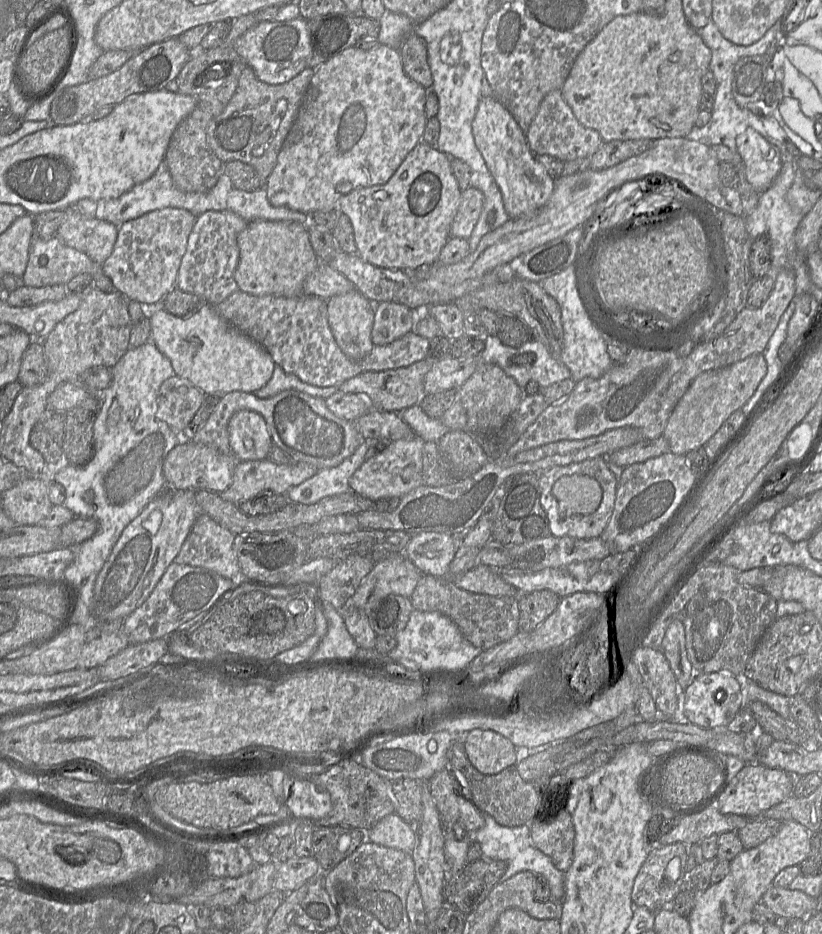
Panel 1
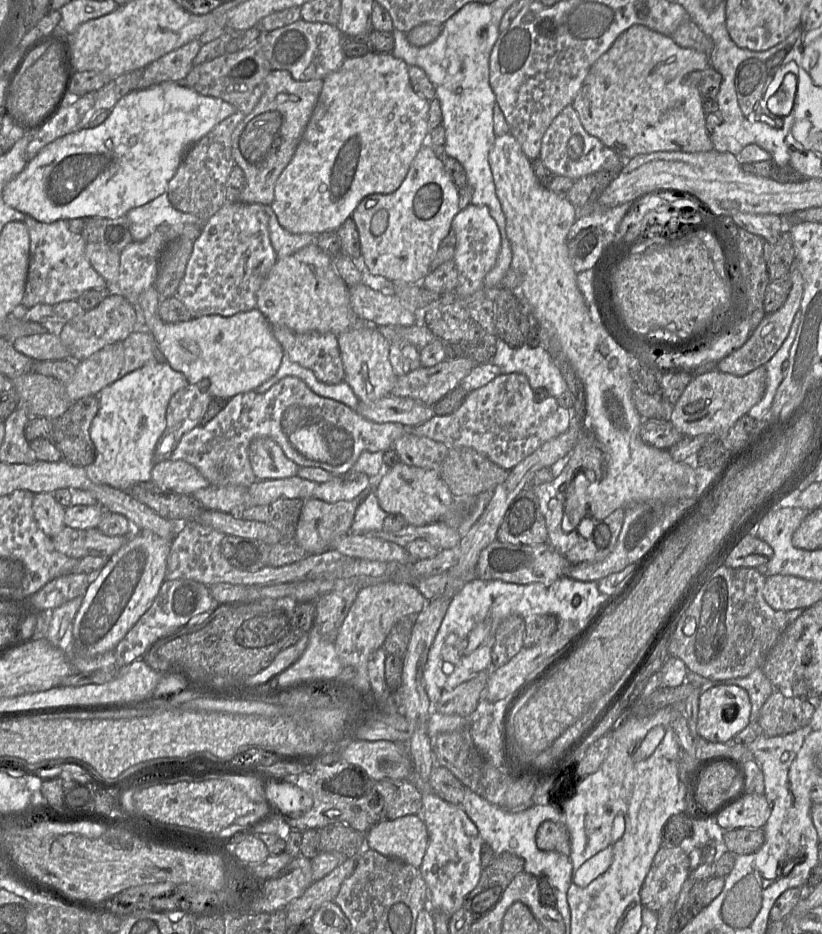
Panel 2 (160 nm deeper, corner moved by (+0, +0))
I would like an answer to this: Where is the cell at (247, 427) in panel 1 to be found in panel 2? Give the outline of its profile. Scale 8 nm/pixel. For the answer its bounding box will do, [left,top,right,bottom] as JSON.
[248,438,299,480]

